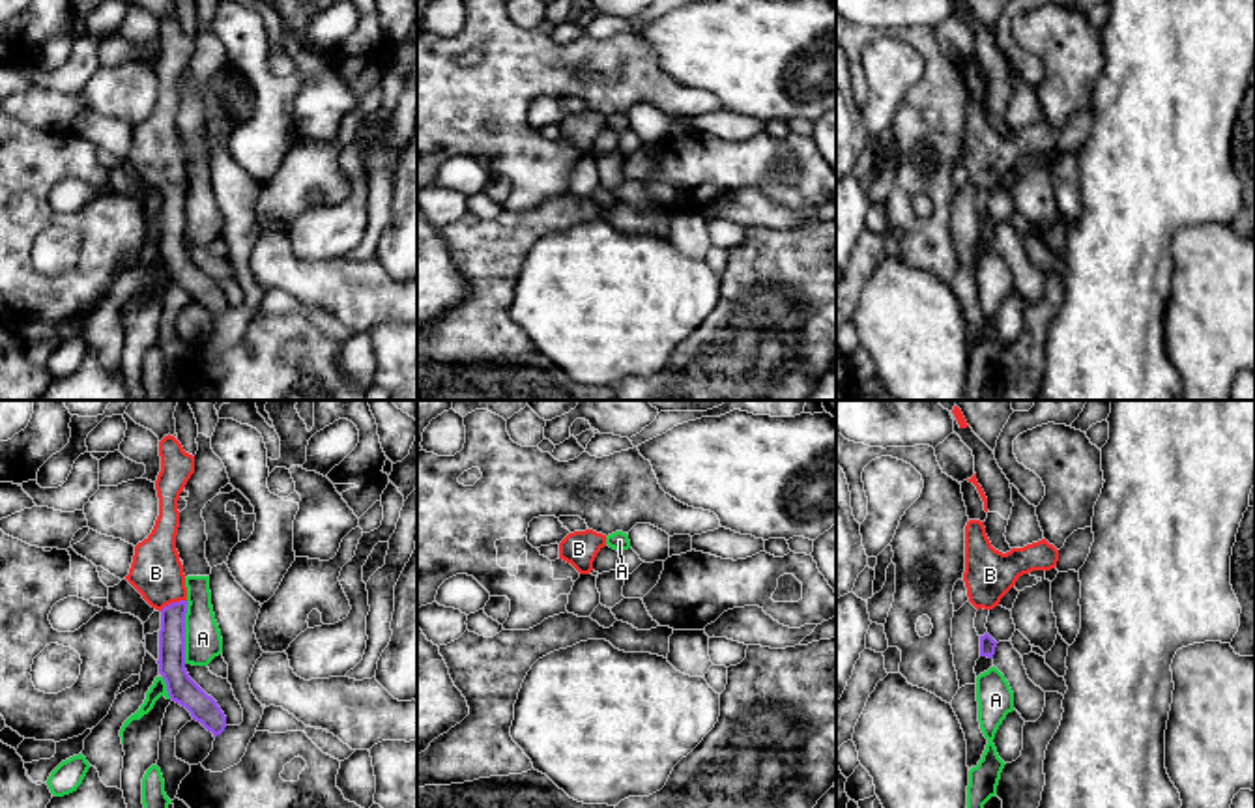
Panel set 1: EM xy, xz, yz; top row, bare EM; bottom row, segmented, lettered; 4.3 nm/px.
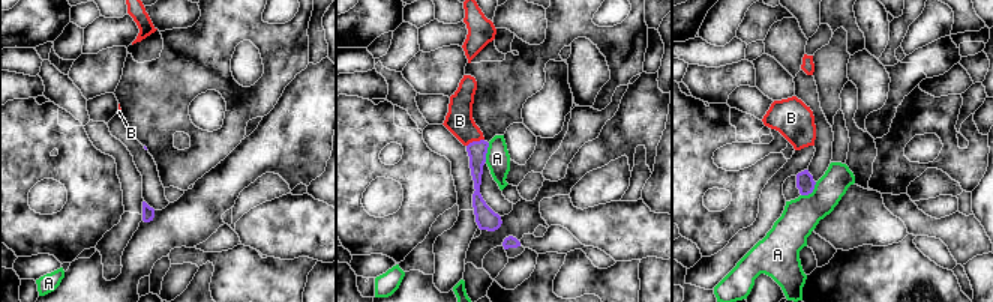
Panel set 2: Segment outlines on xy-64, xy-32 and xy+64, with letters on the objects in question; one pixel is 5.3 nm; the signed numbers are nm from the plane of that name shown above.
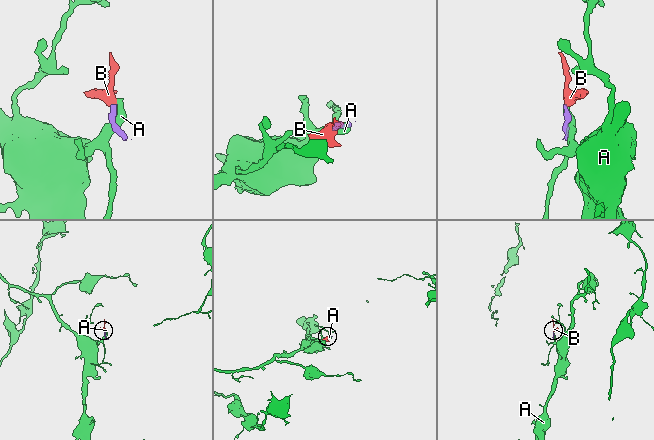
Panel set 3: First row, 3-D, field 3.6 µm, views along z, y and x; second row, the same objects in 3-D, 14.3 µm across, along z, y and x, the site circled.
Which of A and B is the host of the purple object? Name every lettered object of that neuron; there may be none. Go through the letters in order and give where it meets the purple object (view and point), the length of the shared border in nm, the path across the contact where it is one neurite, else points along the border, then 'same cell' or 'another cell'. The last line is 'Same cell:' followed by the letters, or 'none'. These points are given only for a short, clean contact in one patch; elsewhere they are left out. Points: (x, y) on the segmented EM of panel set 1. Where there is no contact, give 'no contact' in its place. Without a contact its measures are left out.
A: contact xy (184, 633); length 280 nm; border xy (187, 601), (184, 663); another cell
B: contact xy (173, 603); length 130 nm; way xy (171, 661), (173, 603), (156, 573); same cell
Same cell: B

